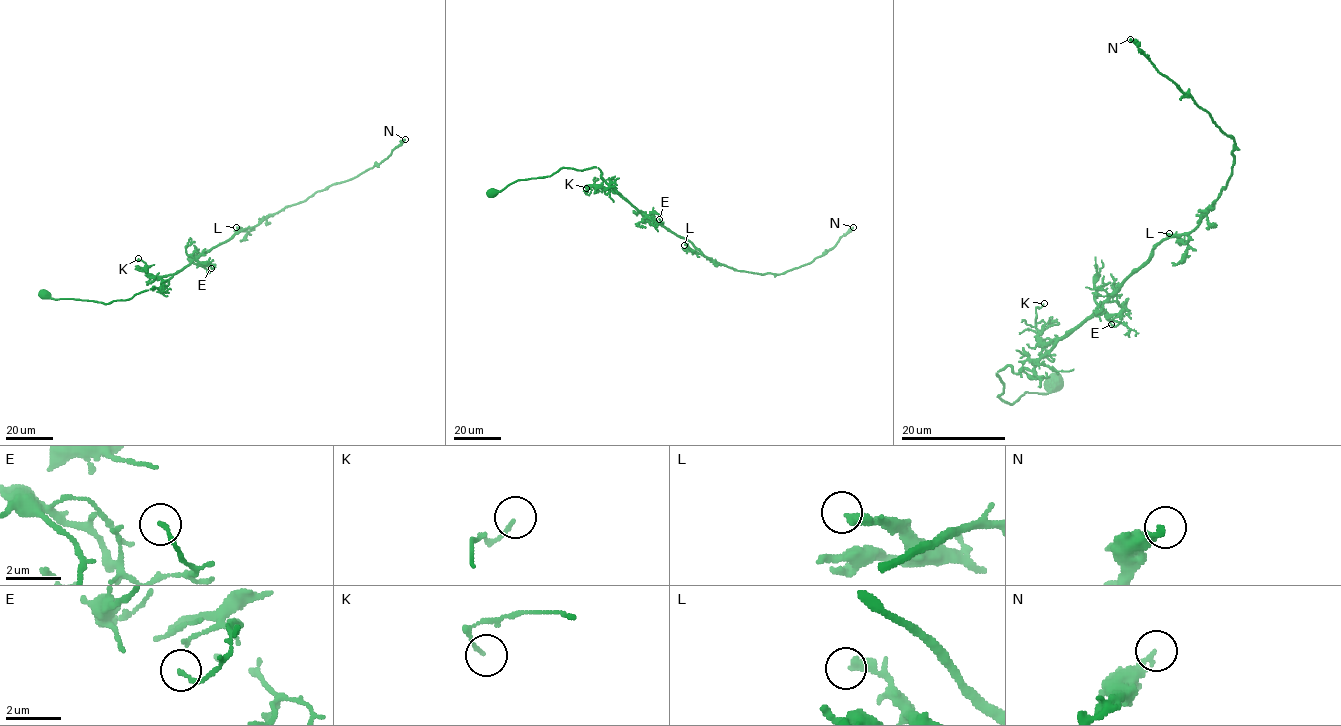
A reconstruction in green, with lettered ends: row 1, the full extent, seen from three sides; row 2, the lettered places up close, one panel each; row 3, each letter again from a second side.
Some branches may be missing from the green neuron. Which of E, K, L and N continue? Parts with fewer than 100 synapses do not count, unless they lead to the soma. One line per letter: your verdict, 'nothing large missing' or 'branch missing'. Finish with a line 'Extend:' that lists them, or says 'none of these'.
E: nothing large missing
K: nothing large missing
L: nothing large missing
N: nothing large missing
Extend: none of these

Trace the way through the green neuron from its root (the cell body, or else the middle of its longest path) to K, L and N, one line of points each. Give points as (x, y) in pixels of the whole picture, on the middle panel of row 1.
K: (492, 192), (518, 180), (551, 176), (562, 168), (596, 167), (620, 193), (594, 185), (586, 188)
L: (492, 192), (518, 180), (551, 176), (562, 168), (596, 167), (601, 178), (639, 211), (701, 252), (684, 245)
N: (492, 192), (562, 168), (596, 167), (642, 213), (716, 263), (762, 274), (782, 274), (811, 262), (853, 227)

